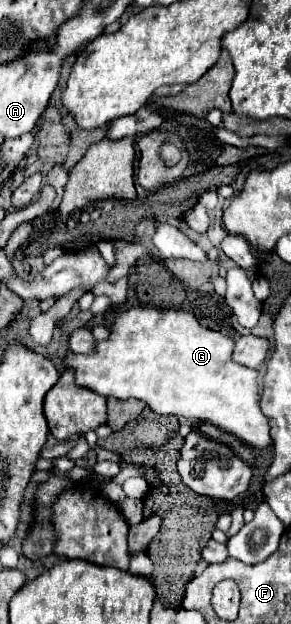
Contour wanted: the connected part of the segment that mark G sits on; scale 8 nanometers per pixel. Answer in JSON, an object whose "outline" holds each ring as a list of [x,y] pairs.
{"outline":[[[131,308],[121,312],[111,328],[111,338],[99,342],[93,356],[71,354],[67,364],[75,370],[75,382],[87,386],[103,396],[115,396],[121,400],[143,400],[157,414],[175,414],[191,420],[203,420],[233,434],[251,448],[265,450],[273,444],[269,418],[259,406],[259,372],[233,360],[235,340],[218,330],[201,326],[193,314],[183,310],[159,310],[159,308]]]}

